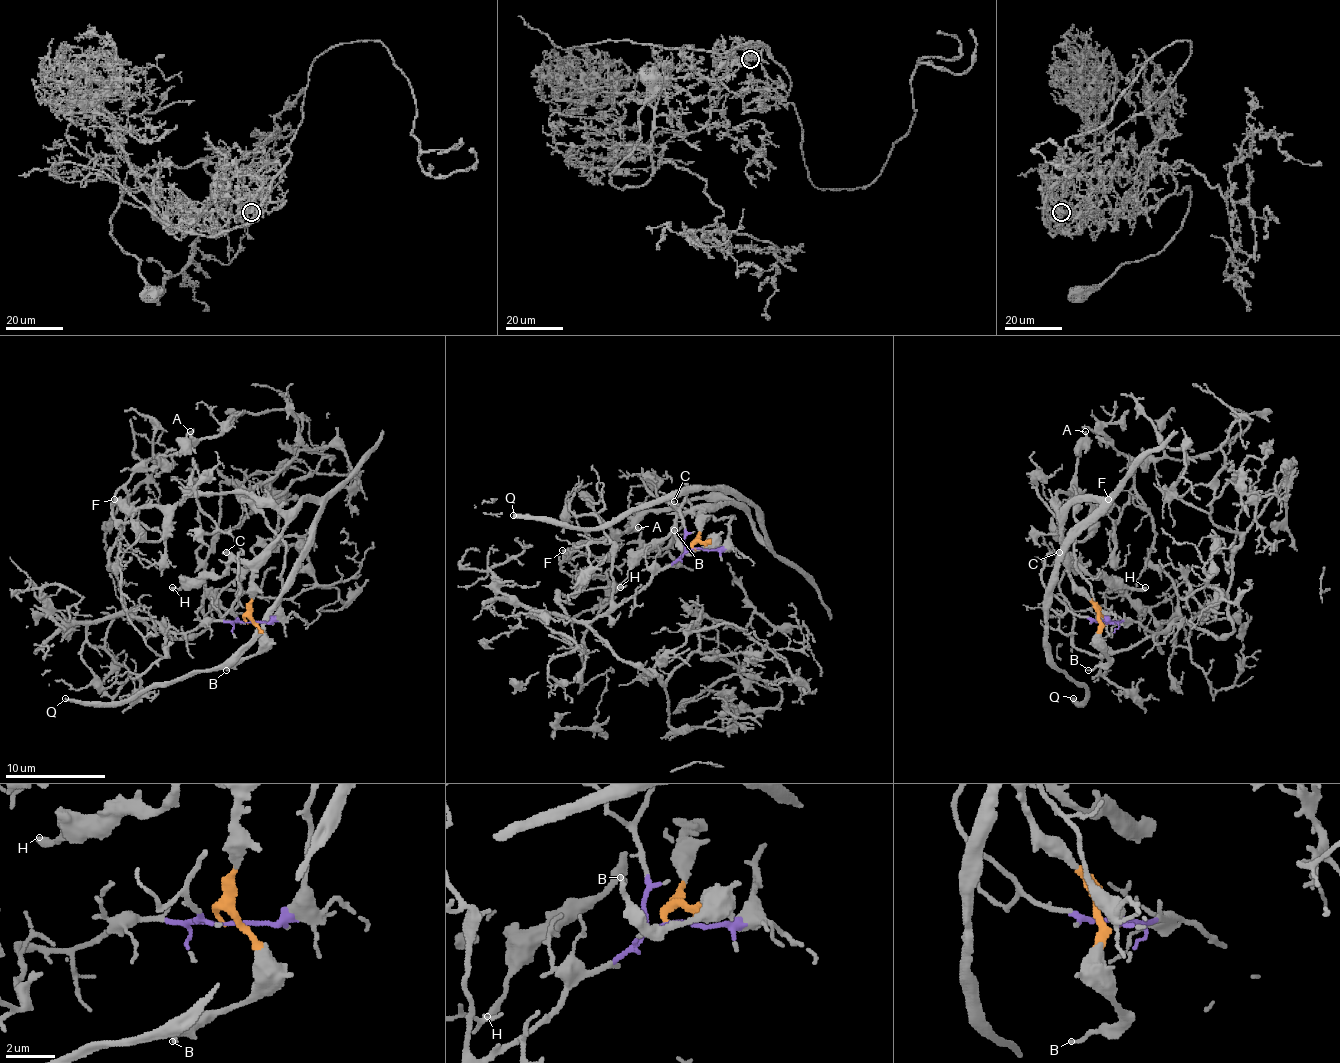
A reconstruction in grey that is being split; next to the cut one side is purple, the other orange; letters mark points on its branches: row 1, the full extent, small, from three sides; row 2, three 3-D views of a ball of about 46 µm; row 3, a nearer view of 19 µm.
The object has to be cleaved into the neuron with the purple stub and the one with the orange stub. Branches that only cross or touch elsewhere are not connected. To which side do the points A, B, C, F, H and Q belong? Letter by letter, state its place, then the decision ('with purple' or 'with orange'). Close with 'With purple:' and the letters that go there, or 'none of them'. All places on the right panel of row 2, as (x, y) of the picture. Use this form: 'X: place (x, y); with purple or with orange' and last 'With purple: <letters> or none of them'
A: place (1085, 431); with orange
B: place (1088, 670); with orange
C: place (1059, 552); with orange
F: place (1108, 499); with orange
H: place (1145, 587); with orange
Q: place (1073, 698); with orange
With purple: none of them

